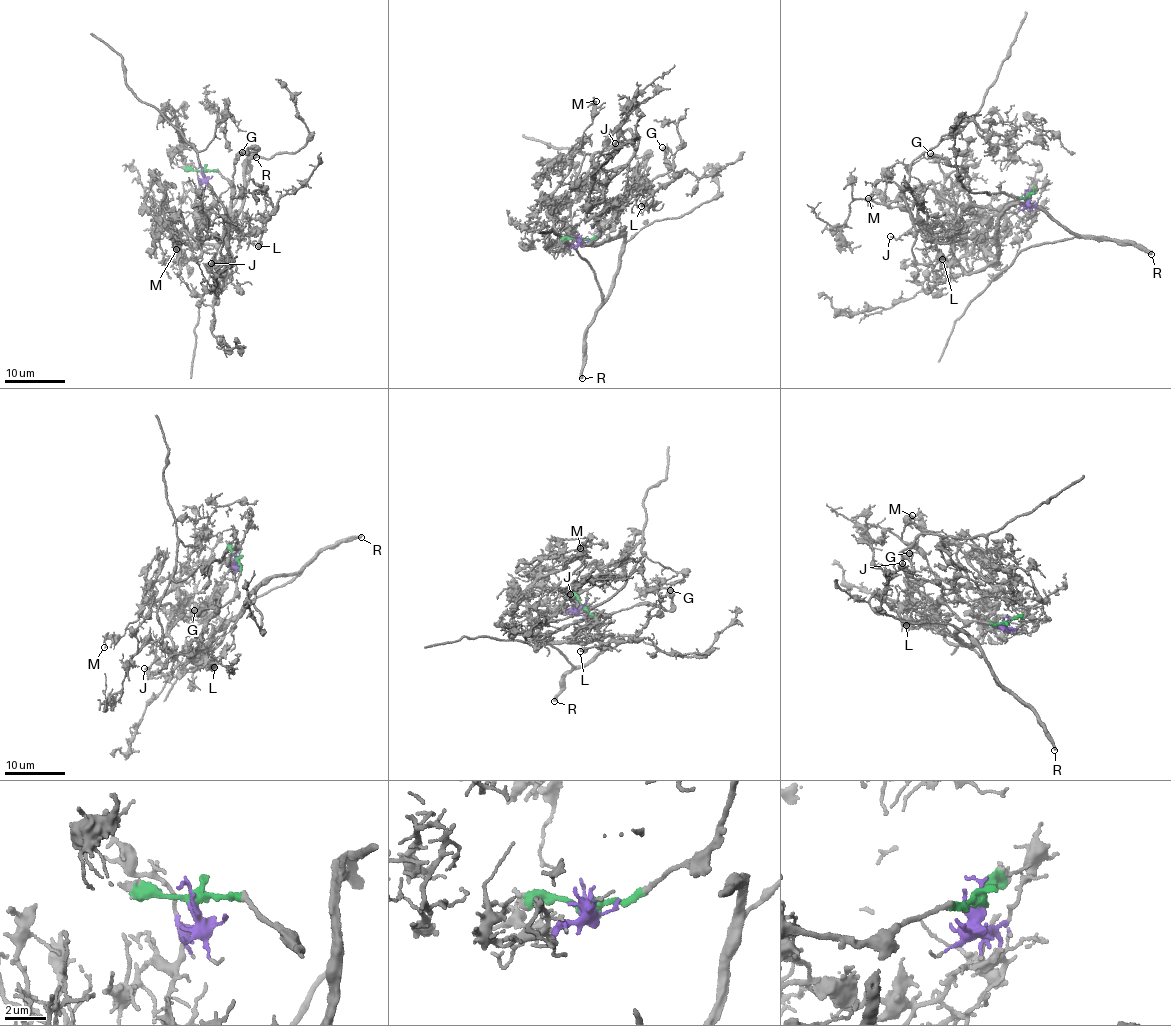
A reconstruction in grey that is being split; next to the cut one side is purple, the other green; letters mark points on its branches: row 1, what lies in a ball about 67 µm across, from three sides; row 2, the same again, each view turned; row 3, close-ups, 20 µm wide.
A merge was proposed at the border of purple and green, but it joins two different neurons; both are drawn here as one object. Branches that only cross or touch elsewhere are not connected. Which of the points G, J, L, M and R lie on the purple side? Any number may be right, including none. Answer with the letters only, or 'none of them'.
J, L, M

